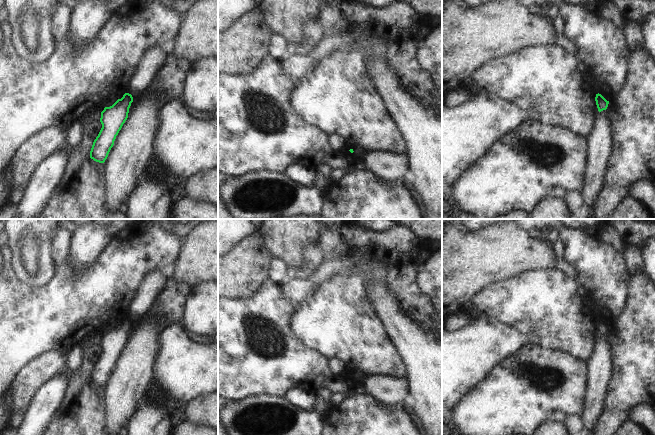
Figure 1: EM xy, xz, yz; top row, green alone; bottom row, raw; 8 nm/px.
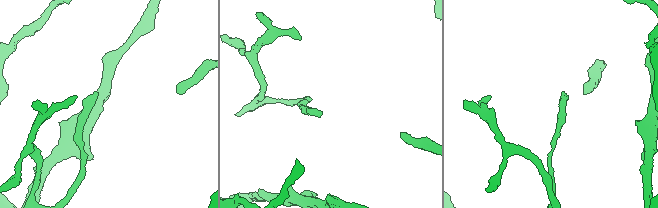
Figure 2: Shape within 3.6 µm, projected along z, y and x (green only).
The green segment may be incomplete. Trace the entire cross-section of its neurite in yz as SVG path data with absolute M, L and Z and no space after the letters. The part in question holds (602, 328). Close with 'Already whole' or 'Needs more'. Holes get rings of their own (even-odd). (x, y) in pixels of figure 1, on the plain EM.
M596 318L595 325L599 336L607 333L609 325L607 325L601 318Z. Already whole.

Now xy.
M125 317L121 323L118 323L112 330L105 331L101 336L102 352L93 366L90 375L91 383L99 387L105 386L114 369L116 360L128 342L132 326L132 319Z. Already whole.

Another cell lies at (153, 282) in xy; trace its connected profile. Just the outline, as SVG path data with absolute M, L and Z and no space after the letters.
M162 270L148 272L140 281L129 305L129 318L142 317L151 308L156 296L165 287L168 274Z

